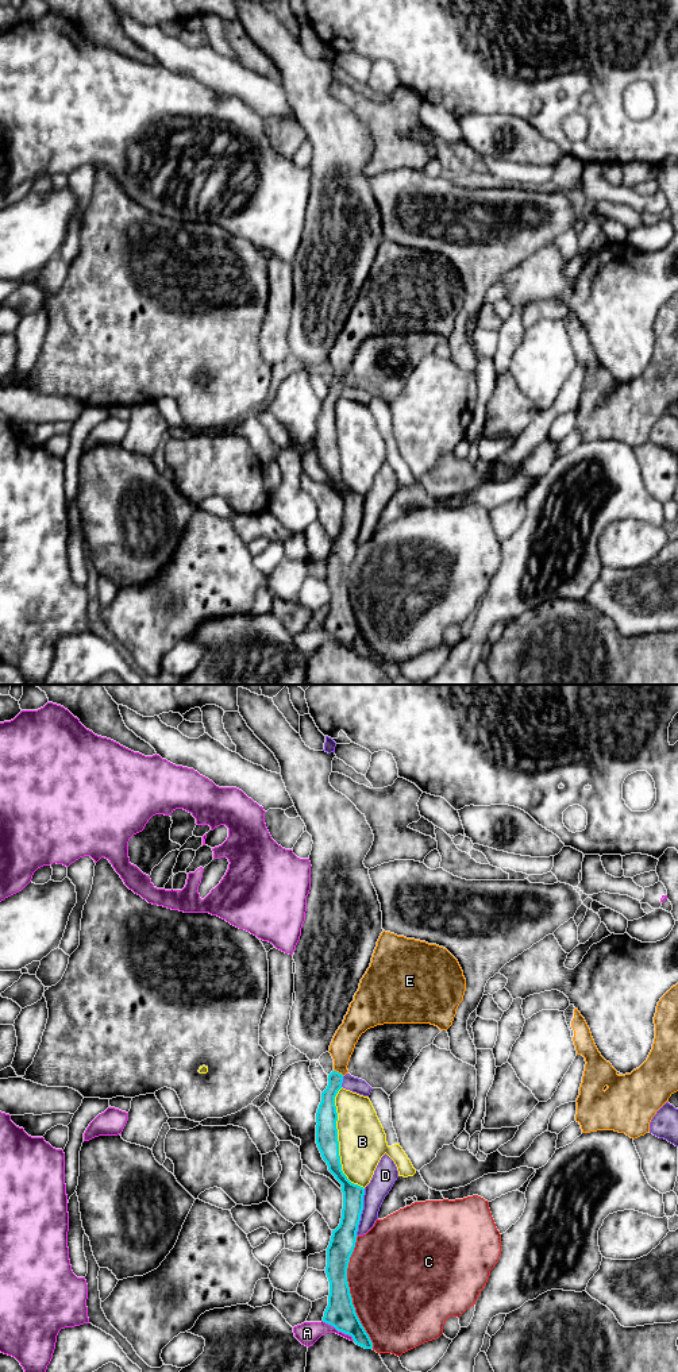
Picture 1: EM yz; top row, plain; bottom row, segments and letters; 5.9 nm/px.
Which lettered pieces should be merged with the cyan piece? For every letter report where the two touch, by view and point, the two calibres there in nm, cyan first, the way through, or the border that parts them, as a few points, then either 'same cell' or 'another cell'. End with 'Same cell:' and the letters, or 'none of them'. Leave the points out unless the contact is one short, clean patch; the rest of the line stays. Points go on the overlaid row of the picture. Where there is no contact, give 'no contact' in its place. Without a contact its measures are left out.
A: contact yz (338, 1330); calibres 180 and 140 nm; another cell
B: contact yz (338, 1141); calibres 130 and 280 nm; another cell
C: contact yz (349, 1293); calibres 180 and 480 nm; another cell
D: contact yz (361, 1213); calibres 150 and 140 nm; another cell
E: contact yz (338, 1072); calibres 110 and 140 nm; way yz (327, 1113), (327, 1097), (338, 1072), (343, 1043); same cell
Same cell: E

